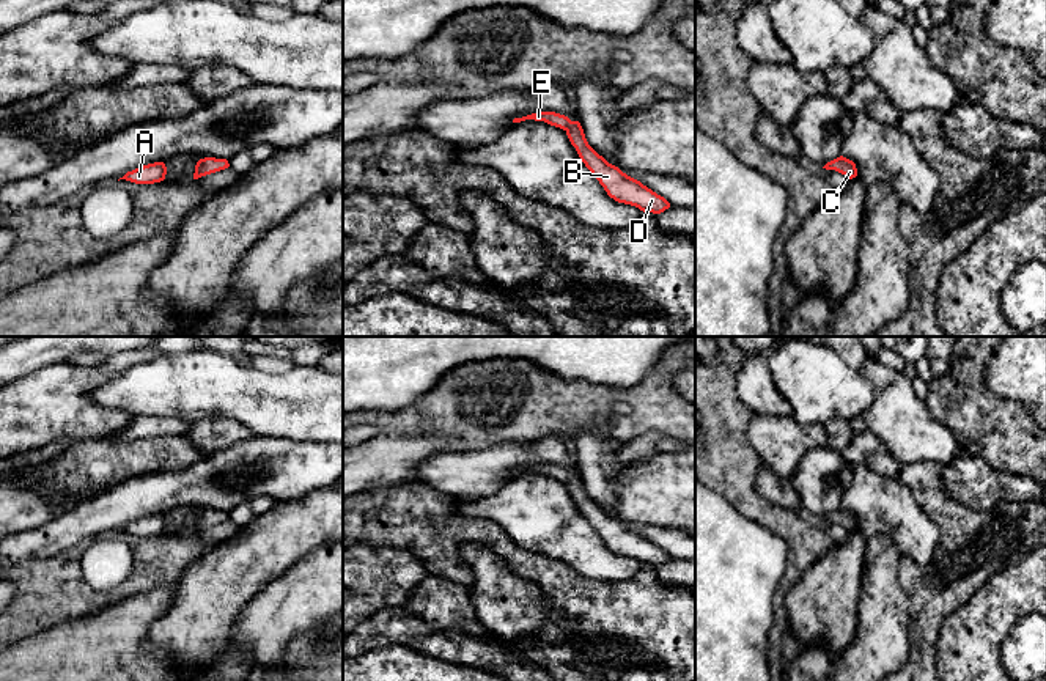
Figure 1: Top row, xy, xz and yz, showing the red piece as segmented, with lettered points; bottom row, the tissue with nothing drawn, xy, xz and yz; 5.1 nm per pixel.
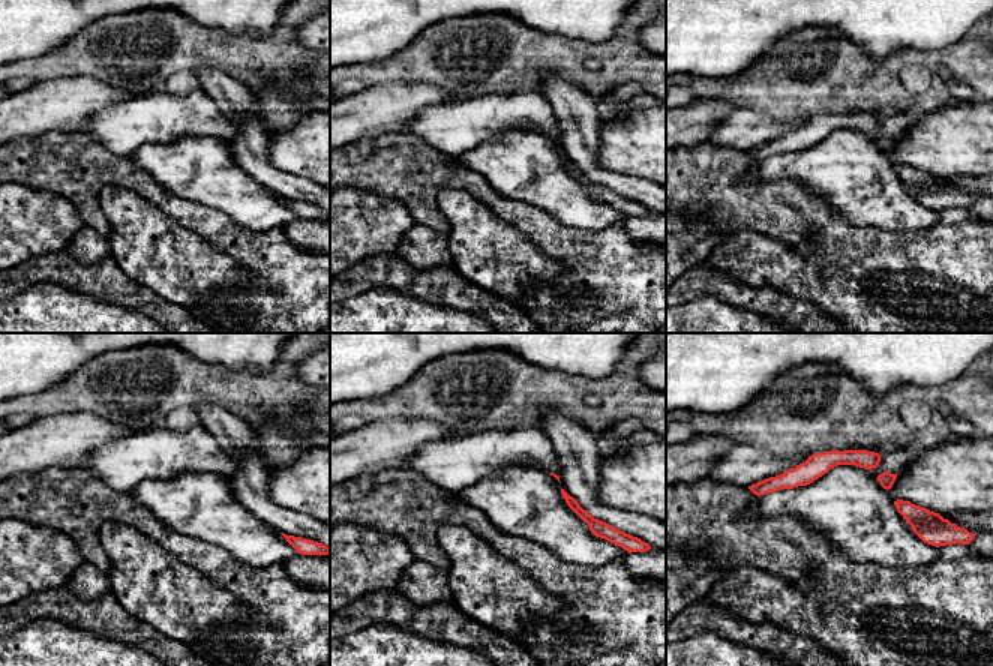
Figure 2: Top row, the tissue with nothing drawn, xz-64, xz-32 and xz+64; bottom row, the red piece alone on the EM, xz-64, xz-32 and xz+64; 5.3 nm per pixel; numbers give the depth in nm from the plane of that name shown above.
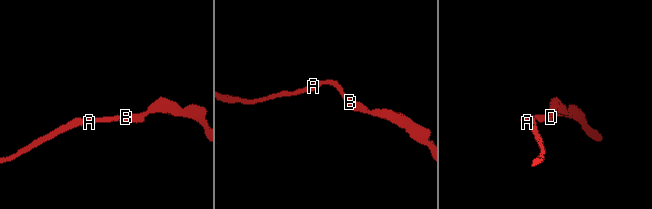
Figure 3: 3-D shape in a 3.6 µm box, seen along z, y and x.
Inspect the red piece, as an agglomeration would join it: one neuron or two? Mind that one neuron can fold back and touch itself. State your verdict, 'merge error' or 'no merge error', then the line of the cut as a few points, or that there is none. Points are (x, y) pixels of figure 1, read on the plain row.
no merge error | no cut

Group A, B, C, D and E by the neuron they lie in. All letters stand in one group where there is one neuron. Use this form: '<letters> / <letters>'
A B C D E

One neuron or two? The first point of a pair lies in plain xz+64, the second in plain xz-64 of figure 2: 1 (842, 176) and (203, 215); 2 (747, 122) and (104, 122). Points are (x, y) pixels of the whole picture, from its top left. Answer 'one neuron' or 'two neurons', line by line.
1: two neurons
2: one neuron

